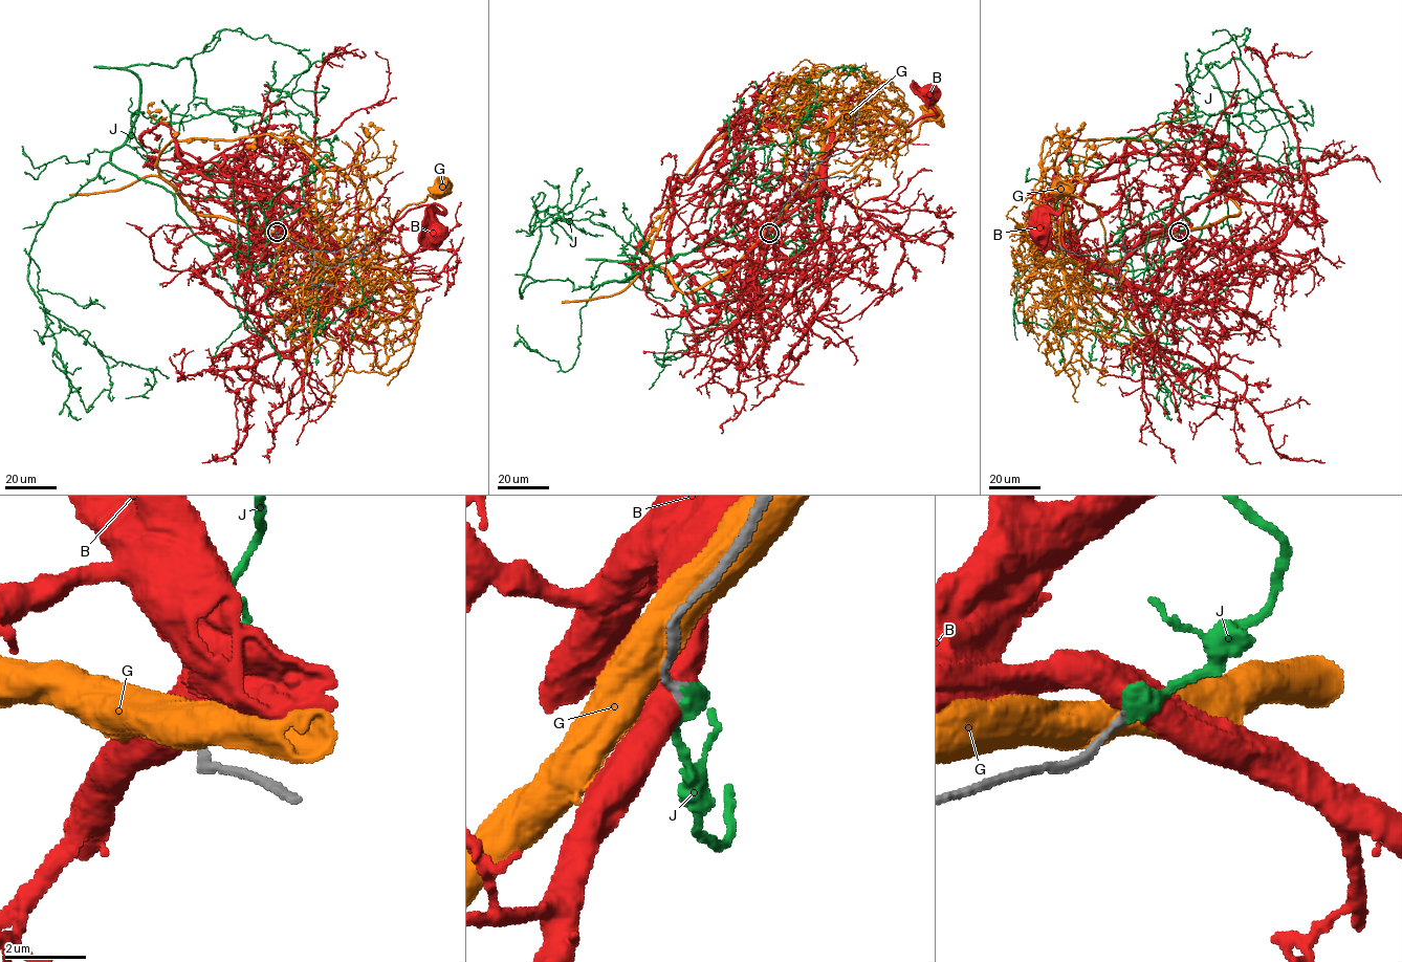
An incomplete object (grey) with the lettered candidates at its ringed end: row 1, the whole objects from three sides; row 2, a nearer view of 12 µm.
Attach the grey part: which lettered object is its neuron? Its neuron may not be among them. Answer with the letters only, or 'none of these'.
J

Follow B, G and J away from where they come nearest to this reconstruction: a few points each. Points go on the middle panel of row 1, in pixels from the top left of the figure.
B: (769, 233), (845, 132), (877, 122), (912, 126), (935, 112), (926, 102), (932, 91)
G: (767, 231), (816, 172), (819, 181), (899, 149), (918, 135), (929, 107)
J: (769, 233), (603, 285), (639, 259), (685, 313), (699, 293), (779, 276), (819, 231), (825, 165)

